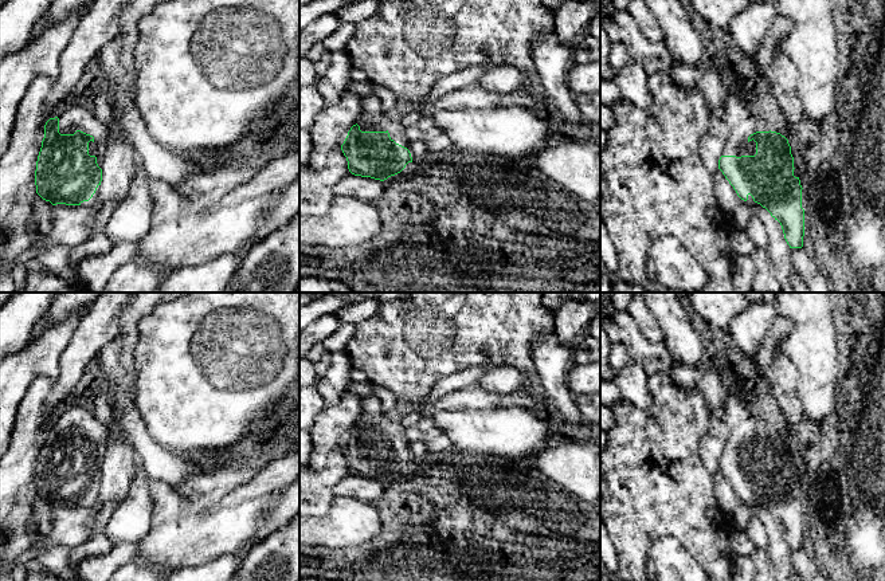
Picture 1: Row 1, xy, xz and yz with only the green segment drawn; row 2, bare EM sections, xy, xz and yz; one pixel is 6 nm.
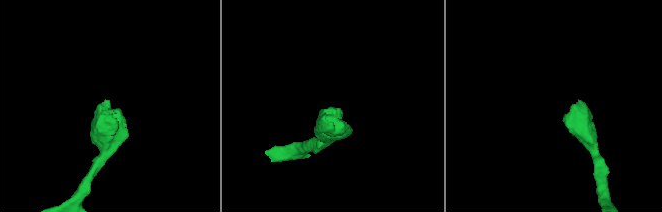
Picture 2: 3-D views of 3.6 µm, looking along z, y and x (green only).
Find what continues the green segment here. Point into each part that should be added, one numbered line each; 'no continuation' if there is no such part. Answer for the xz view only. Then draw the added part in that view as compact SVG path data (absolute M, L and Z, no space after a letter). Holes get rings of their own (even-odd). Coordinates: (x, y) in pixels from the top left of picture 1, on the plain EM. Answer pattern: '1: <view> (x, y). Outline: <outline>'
1: xz (367, 421). Outline: M363 412L356 424L360 427L361 432L388 432L391 440L404 448L408 448L410 439L407 436L407 427L402 421L391 419L383 412Z

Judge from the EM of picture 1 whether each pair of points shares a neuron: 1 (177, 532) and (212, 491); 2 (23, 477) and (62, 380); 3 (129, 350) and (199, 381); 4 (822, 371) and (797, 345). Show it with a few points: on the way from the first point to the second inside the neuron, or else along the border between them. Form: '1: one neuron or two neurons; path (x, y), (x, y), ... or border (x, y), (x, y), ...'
1: two neurons; border (173, 490), (192, 510), (208, 510)
2: two neurons; border (55, 381), (46, 403), (49, 413)
3: two neurons; border (140, 322), (134, 364)
4: one neuron; path (815, 364), (803, 352)

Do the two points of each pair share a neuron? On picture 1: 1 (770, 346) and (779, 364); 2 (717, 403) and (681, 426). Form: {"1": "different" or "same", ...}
{"1": "different", "2": "different"}

